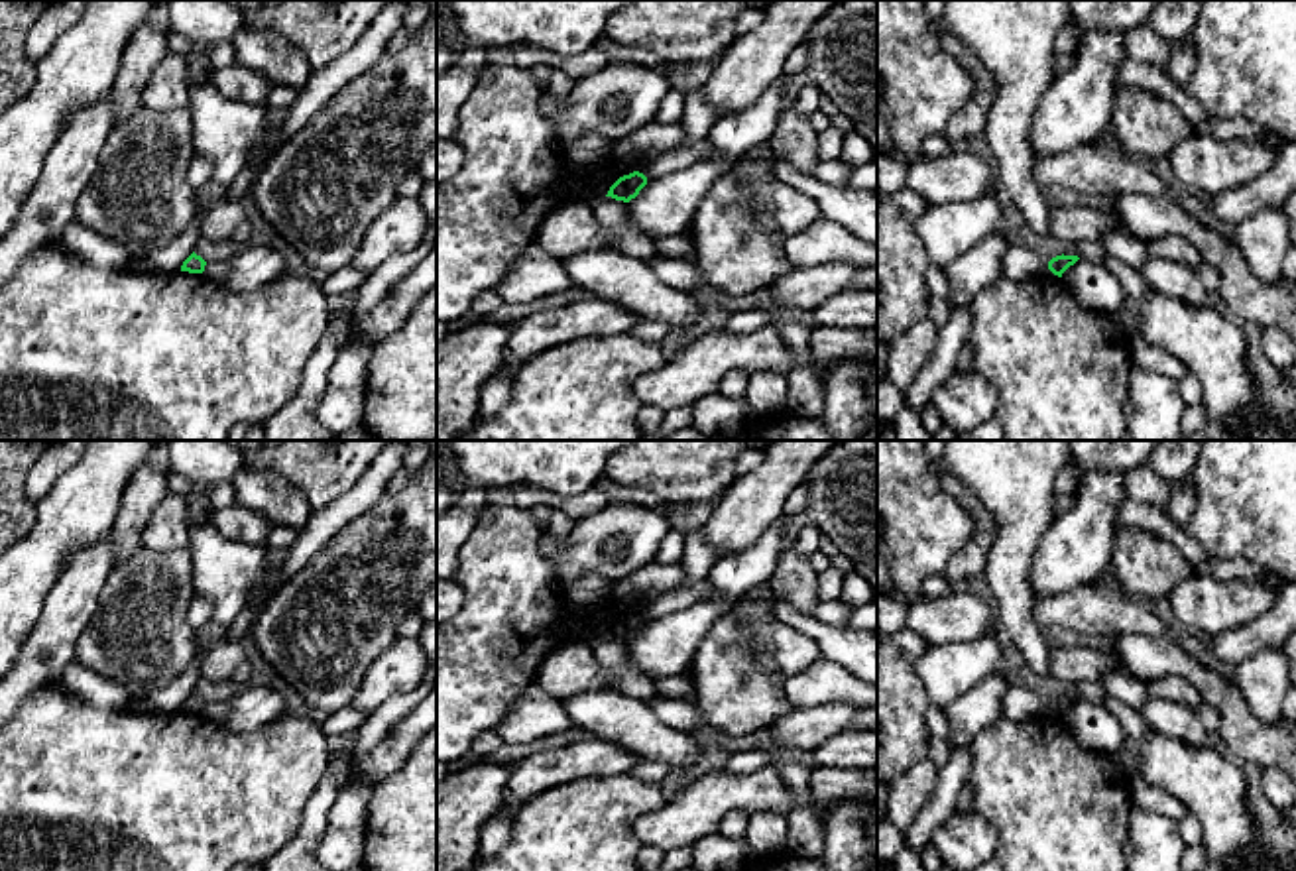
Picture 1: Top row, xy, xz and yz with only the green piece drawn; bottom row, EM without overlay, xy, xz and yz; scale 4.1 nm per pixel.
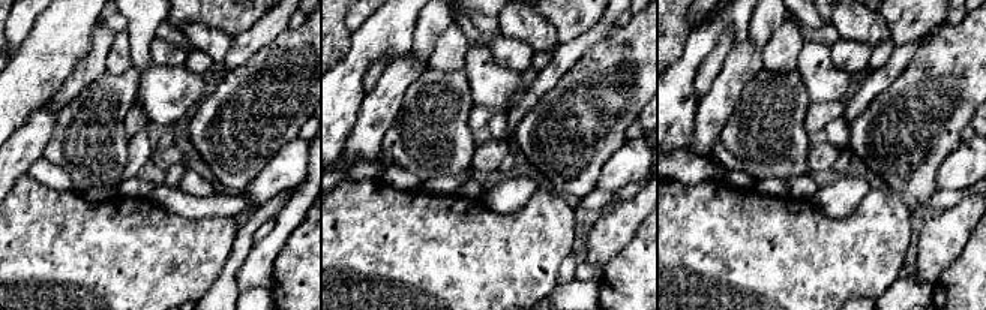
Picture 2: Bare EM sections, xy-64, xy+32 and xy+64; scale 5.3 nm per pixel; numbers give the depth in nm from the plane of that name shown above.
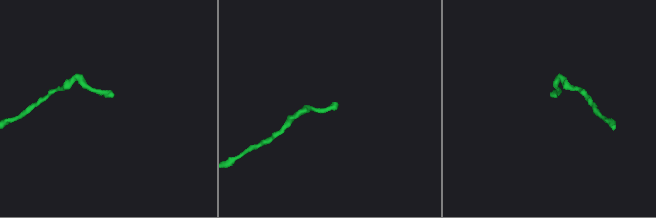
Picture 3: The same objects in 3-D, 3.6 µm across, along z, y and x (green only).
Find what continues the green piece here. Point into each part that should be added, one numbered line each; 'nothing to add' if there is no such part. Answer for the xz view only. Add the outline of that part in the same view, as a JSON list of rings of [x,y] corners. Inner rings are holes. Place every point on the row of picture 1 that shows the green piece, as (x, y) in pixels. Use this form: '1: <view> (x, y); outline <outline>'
nothing to add

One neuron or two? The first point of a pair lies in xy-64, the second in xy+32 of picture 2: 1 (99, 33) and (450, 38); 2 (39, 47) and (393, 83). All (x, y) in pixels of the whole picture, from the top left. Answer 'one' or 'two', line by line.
1: two
2: two

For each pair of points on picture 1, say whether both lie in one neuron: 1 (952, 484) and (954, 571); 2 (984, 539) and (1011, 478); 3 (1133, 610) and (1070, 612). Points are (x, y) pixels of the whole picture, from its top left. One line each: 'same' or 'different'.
1: same
2: different
3: same

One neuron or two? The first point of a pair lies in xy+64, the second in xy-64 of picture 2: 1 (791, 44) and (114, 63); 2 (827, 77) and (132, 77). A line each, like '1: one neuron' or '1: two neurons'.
1: one neuron
2: two neurons

